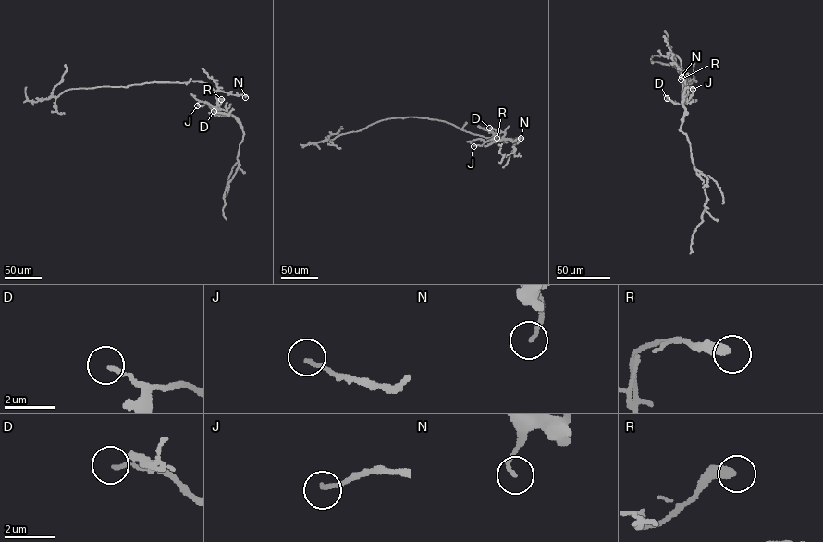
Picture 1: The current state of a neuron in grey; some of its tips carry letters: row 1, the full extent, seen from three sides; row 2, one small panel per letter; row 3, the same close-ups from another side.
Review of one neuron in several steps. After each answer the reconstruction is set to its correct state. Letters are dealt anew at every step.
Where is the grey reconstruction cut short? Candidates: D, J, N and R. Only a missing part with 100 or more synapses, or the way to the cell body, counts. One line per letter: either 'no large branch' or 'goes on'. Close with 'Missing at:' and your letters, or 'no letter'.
D: no large branch
J: no large branch
N: no large branch
R: no large branch
Missing at: no letter

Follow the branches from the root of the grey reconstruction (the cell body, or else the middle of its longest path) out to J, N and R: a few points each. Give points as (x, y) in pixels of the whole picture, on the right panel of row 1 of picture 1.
J: (672, 55), (680, 60), (687, 86), (687, 93), (681, 102), (685, 102), (683, 92), (688, 88), (693, 89)
N: (672, 55), (680, 60), (681, 67), (677, 67), (683, 73), (681, 77)
R: (672, 55), (680, 60), (685, 79), (687, 93), (681, 101), (684, 104), (681, 80)

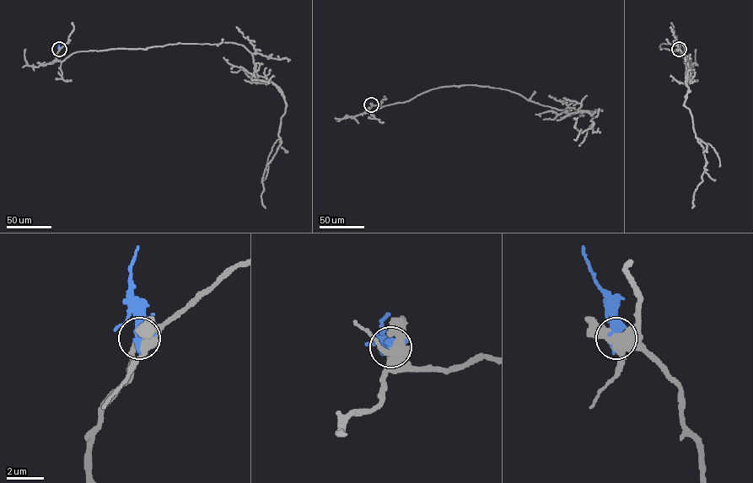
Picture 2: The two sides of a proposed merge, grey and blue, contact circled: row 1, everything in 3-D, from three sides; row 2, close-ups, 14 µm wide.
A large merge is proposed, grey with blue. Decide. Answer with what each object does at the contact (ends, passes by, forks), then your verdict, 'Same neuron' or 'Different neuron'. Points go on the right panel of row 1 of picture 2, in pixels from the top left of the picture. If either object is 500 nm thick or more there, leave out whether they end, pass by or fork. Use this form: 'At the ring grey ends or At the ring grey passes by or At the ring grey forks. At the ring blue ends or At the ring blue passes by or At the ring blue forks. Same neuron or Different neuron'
Different neuron

